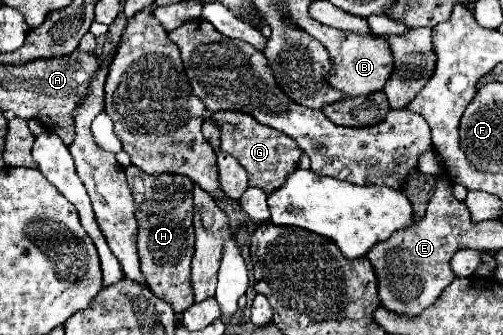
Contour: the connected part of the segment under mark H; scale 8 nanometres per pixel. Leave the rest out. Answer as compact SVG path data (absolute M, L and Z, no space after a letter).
M136 165L126 167L128 185L136 203L138 231L138 255L142 273L148 281L150 291L162 301L170 303L180 315L194 305L190 263L194 257L194 227L192 227L192 181L184 175L146 175Z

